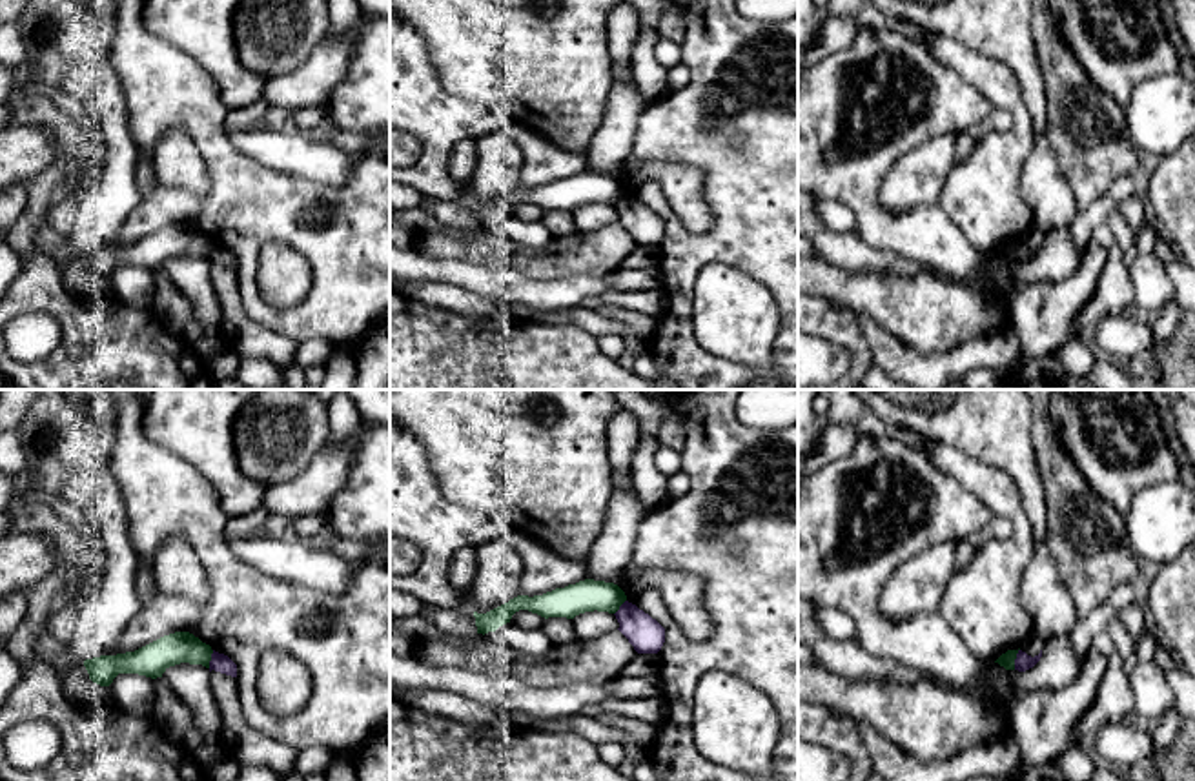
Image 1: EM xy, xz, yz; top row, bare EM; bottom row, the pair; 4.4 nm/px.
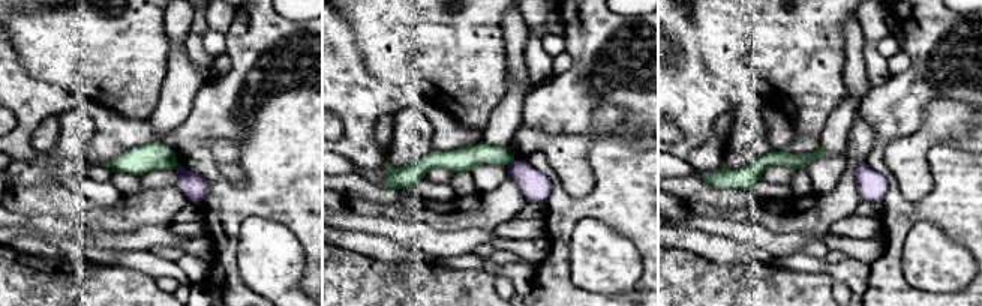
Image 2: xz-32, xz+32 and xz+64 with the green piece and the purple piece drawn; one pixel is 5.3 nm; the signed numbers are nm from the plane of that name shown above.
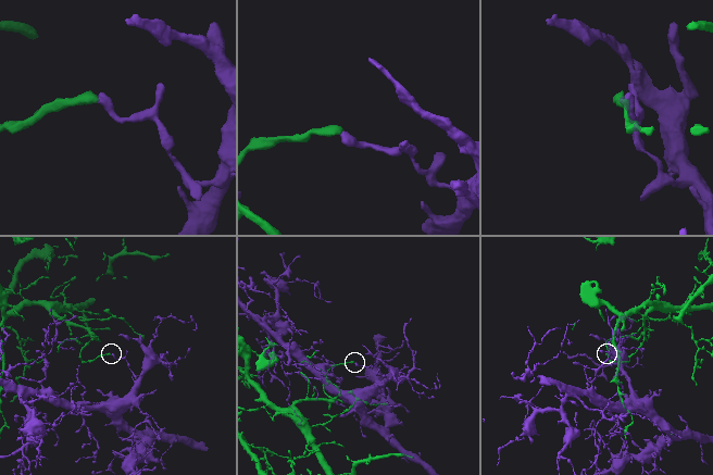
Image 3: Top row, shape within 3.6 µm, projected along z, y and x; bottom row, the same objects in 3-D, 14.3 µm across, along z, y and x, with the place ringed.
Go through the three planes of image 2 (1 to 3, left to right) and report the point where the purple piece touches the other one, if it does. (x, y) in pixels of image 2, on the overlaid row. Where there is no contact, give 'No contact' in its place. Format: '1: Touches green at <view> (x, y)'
1: Touches green at xz-32 (176, 165)
2: Touches green at xz+32 (511, 162)
3: No contact

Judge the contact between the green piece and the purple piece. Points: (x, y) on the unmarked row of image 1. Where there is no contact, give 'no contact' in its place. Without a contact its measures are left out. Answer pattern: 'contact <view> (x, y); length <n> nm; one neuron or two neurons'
contact yz (1013, 252); length 100 nm; two neurons

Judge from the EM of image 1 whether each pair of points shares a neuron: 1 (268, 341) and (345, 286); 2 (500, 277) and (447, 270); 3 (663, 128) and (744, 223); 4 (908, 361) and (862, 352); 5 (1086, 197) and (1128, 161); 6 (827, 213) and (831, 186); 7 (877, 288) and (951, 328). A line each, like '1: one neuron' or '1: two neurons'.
1: two neurons
2: one neuron
3: one neuron
4: two neurons
5: one neuron
6: two neurons
7: one neuron

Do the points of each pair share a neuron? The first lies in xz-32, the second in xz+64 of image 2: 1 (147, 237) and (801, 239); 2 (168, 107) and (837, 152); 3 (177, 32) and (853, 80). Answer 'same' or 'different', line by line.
1: same
2: same
3: same

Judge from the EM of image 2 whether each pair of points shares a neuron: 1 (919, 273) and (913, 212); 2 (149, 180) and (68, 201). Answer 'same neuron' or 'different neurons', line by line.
1: different neurons
2: different neurons

